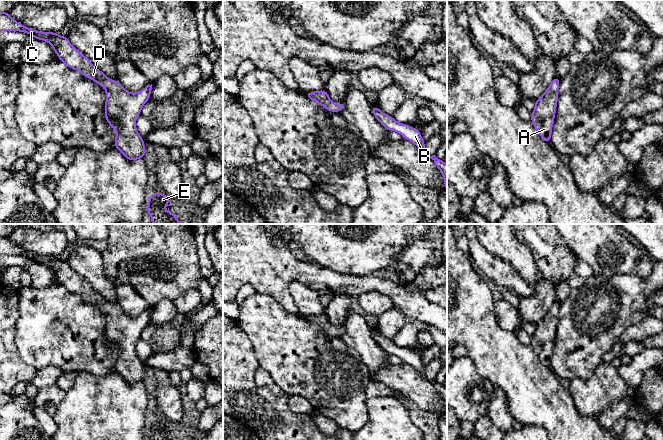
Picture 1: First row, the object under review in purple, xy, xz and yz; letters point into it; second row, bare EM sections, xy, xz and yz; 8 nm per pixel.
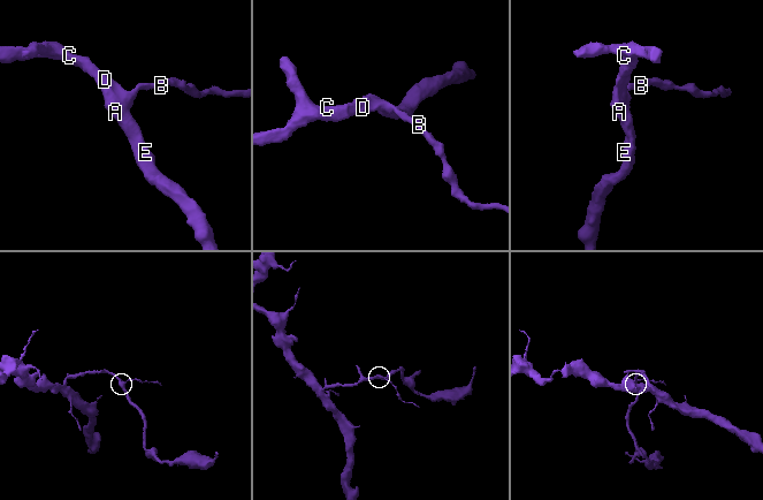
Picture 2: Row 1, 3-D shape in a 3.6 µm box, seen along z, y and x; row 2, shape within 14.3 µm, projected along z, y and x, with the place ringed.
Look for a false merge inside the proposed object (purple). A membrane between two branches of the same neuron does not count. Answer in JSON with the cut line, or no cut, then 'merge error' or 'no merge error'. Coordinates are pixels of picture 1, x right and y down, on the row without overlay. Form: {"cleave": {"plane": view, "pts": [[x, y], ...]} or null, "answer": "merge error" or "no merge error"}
{"cleave": null, "answer": "no merge error"}

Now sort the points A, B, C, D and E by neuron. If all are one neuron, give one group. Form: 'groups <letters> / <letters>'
groups A B C D E

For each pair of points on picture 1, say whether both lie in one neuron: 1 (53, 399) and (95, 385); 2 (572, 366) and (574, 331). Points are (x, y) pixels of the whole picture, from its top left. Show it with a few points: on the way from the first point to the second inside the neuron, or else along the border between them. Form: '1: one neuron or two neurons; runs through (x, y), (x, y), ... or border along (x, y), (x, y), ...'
1: two neurons; border along (66, 392), (52, 415)
2: one neuron; runs through (572, 357), (568, 351), (574, 345), (574, 340)

